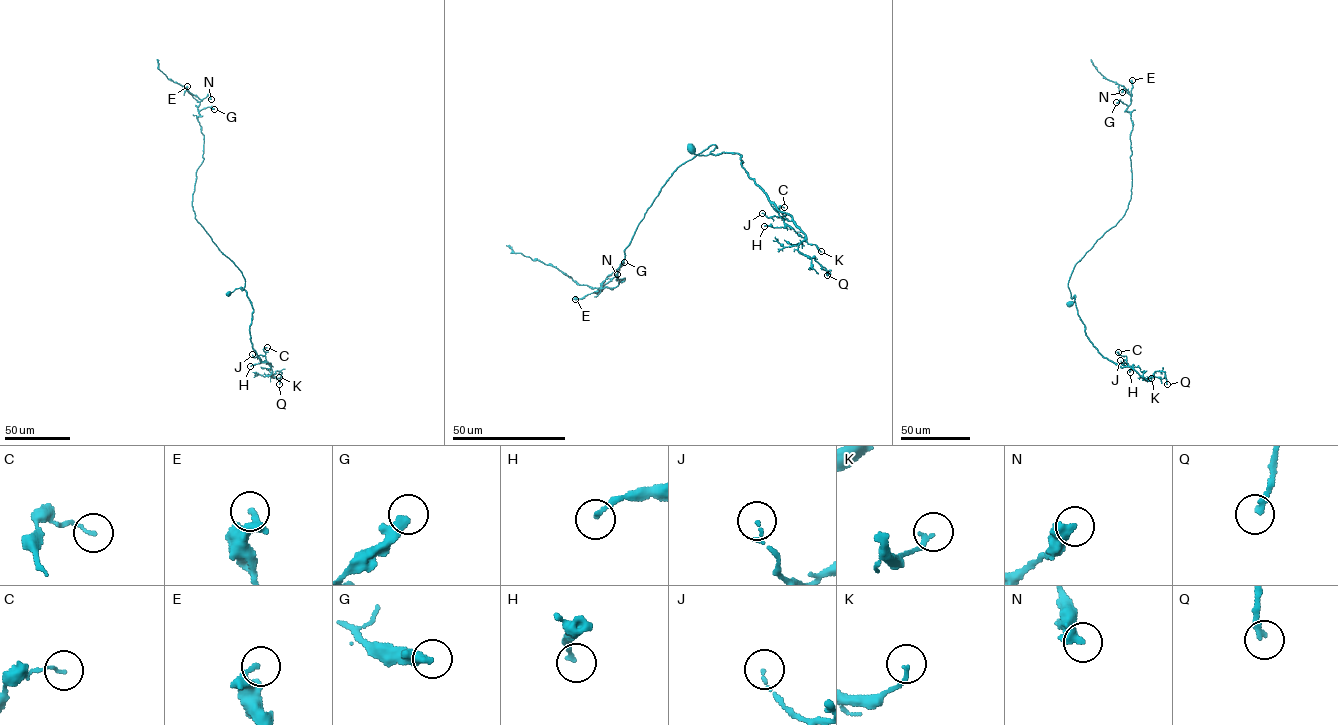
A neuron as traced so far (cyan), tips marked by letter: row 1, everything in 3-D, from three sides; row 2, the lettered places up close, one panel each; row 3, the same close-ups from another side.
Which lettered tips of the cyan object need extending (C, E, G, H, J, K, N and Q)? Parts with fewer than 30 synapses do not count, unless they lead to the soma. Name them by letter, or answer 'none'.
none

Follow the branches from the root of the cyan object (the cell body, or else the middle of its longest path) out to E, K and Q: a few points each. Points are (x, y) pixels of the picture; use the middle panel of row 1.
E: (690, 148), (707, 155), (717, 147), (682, 163), (662, 188), (625, 249), (616, 280), (624, 280), (575, 299)
K: (690, 148), (696, 155), (741, 155), (748, 176), (775, 207), (792, 218), (805, 240), (821, 251)
Q: (690, 148), (696, 155), (741, 155), (748, 176), (804, 234), (798, 250), (814, 257), (827, 275)

